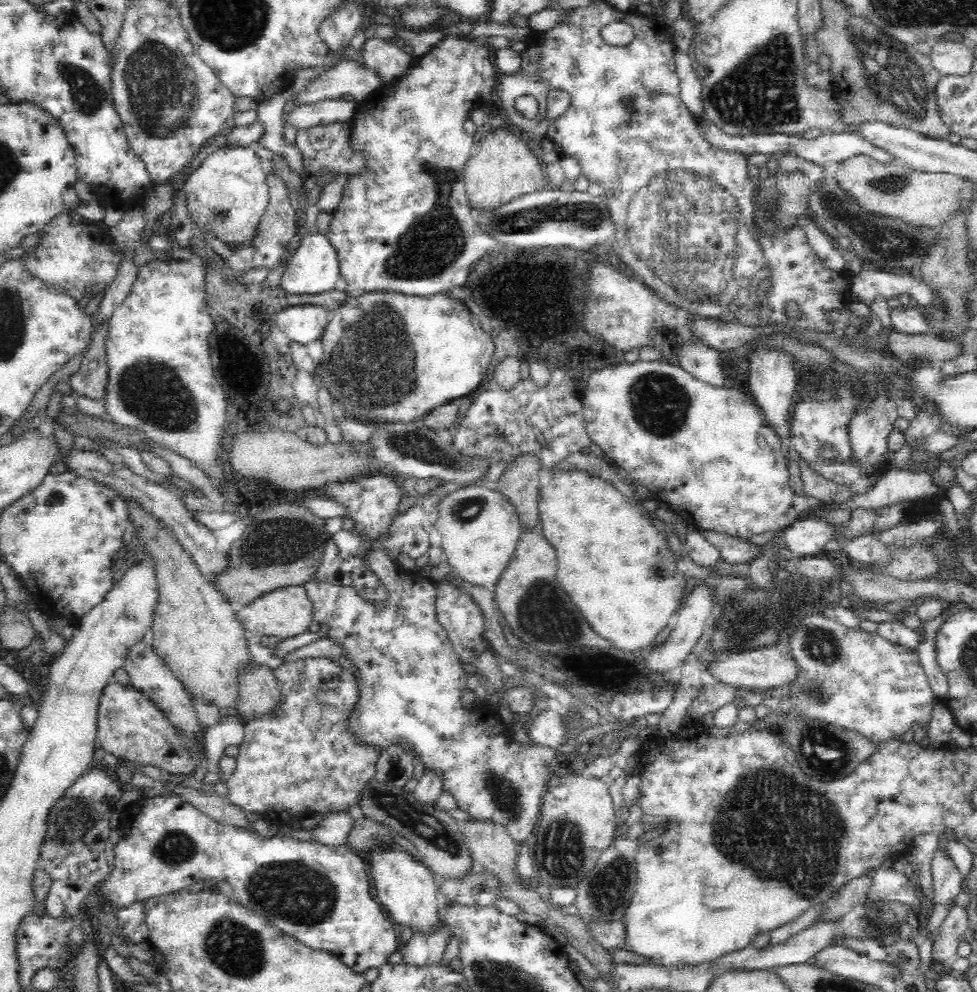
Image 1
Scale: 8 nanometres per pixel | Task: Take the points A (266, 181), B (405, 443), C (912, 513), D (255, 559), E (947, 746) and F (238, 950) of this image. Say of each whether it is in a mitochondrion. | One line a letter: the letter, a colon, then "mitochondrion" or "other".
A: other
B: mitochondrion
C: other
D: mitochondrion
E: other
F: mitochondrion

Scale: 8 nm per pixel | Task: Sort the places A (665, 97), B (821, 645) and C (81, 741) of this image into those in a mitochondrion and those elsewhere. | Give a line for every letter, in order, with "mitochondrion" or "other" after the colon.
A: other
B: mitochondrion
C: other

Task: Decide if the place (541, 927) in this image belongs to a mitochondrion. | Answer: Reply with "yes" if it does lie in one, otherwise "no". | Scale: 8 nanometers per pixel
no

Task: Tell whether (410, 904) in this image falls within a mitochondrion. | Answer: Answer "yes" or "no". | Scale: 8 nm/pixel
no

